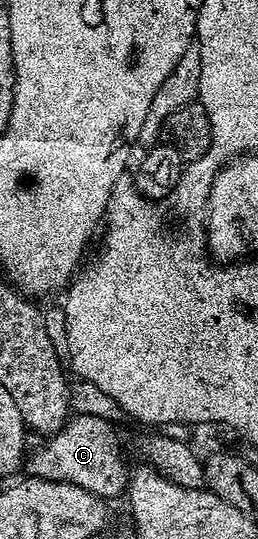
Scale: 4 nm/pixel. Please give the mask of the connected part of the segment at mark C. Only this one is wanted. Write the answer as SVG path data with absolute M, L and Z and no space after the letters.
M81 413L70 416L58 433L46 436L37 450L27 457L28 476L42 477L48 481L66 481L83 487L102 499L117 497L126 492L131 469L125 466L121 454L121 441L113 425L97 413Z

